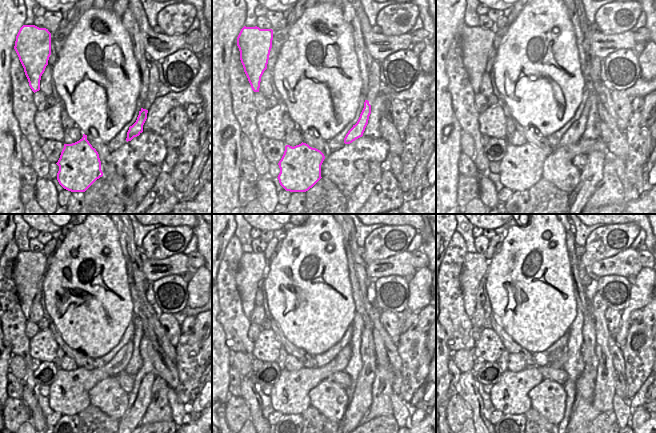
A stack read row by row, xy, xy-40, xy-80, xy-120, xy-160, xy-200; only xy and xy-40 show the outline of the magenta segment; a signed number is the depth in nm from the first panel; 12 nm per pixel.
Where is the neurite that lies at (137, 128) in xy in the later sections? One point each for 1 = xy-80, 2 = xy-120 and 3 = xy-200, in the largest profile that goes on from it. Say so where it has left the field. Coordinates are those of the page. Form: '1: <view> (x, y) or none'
1: xy-80 (574, 133)
2: xy-120 (68, 395)
3: xy-200 (509, 395)

